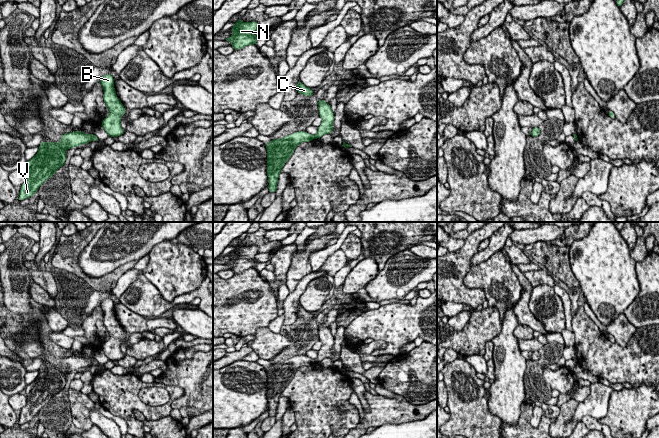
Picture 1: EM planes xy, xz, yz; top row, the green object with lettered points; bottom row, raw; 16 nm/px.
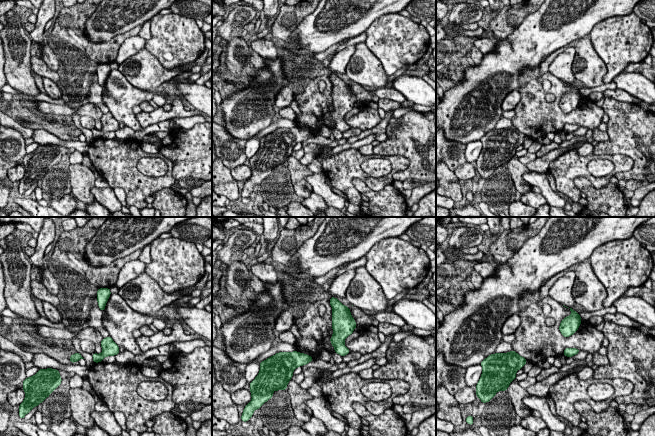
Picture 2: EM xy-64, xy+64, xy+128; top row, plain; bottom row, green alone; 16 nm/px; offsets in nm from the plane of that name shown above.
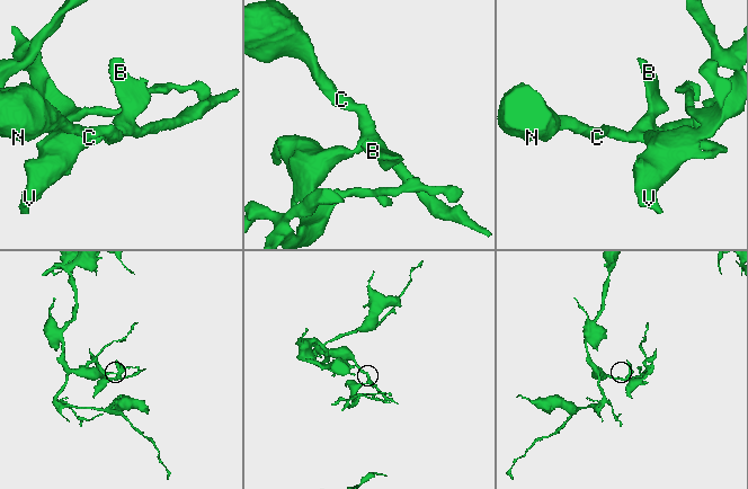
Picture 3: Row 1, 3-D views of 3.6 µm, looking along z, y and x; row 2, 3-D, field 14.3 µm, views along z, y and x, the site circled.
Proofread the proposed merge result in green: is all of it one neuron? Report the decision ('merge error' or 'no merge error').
merge error

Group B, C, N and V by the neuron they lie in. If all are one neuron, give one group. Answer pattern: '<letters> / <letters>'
B C N / V

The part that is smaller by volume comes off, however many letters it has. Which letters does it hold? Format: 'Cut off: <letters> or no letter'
Cut off: V

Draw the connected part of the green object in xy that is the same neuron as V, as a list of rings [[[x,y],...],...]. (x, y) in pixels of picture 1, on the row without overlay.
[[[73,355],[63,358],[59,368],[52,364],[50,367],[43,365],[38,370],[37,378],[24,389],[27,404],[21,409],[18,424],[22,425],[33,420],[46,404],[55,399],[56,394],[66,386],[67,373],[88,368],[91,364],[91,359]]]

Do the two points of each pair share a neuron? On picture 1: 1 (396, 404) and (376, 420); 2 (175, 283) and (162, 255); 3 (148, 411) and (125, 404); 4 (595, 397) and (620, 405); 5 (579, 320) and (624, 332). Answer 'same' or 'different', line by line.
1: same
2: same
3: same
4: different
5: different

